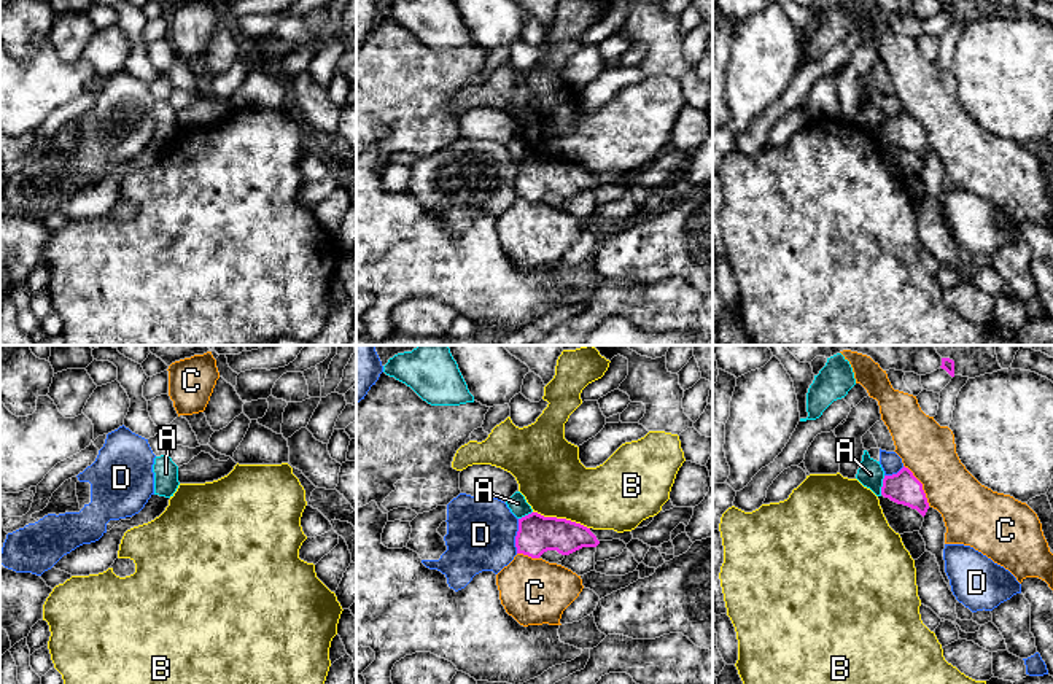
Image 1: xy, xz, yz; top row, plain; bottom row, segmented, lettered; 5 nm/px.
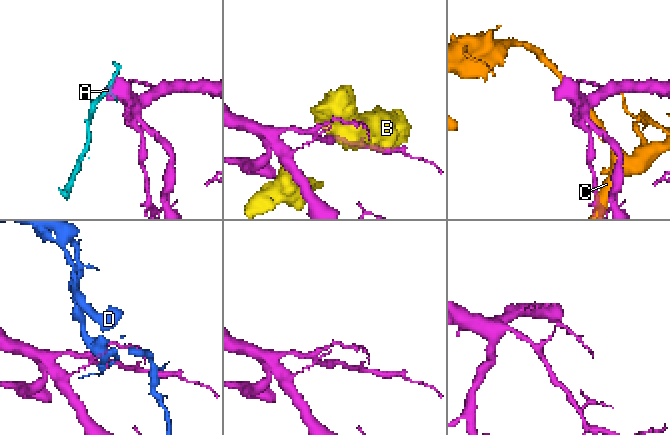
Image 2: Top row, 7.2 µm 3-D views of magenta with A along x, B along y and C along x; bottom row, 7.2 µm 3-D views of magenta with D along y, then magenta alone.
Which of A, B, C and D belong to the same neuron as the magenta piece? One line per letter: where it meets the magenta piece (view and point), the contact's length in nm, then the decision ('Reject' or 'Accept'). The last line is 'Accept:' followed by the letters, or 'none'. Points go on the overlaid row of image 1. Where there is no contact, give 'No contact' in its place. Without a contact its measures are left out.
A: Touches magenta at yz (883, 485). Shared border 100 nm. Reject
B: Touches magenta at xz (562, 519). Shared border 300 nm. Reject
C: Touches magenta at yz (921, 485). Shared border 240 nm. Reject
D: Touches magenta at xz (516, 536). Shared border 180 nm. Reject
Accept: none

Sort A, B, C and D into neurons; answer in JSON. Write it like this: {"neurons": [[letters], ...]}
{"neurons": [["A"], ["B"], ["C"], ["D"]]}

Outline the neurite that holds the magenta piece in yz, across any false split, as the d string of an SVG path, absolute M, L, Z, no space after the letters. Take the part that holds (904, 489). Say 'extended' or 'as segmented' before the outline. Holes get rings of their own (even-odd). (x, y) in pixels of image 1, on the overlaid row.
as segmented; M905 466L897 474L884 476L881 495L897 504L916 509L923 517L929 509L923 484Z

